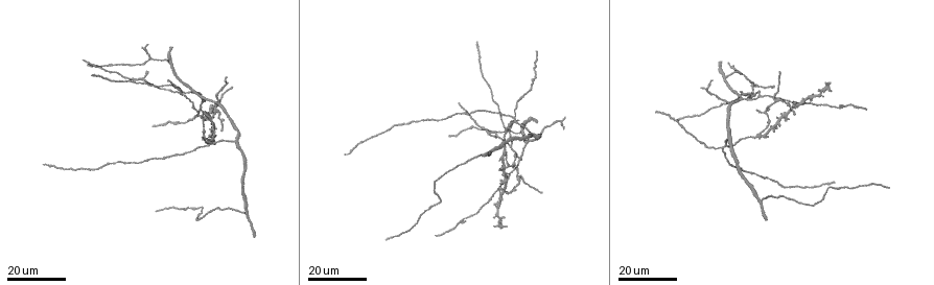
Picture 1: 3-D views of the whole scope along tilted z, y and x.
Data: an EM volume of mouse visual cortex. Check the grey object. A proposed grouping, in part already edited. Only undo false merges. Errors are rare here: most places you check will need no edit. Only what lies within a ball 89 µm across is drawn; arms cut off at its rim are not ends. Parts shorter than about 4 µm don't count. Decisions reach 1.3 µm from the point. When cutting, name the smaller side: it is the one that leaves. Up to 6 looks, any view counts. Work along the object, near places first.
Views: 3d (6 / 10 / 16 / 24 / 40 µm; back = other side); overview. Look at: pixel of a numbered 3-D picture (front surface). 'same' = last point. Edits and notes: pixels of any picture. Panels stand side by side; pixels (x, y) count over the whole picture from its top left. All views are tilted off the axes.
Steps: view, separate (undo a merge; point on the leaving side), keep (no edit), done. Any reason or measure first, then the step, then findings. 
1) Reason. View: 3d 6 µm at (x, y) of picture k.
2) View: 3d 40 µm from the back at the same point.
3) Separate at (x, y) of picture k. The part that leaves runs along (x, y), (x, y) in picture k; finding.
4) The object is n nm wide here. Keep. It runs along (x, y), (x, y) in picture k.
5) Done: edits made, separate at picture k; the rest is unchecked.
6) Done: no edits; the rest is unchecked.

Four-way junction. View: 3d 24 µm at (515, 165) of picture 1.

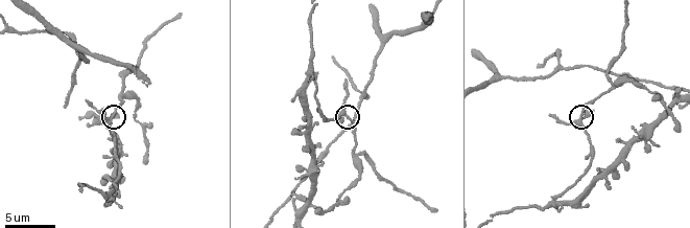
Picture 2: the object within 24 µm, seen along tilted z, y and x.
View: 3d 10 µm at (344, 113) of picture 2.

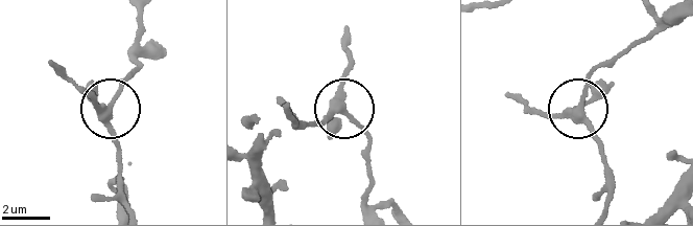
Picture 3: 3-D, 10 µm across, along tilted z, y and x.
4 arms meet here. Keep. It runs along (605, 207), (603, 145), (589, 118), (570, 108), (527, 113) in picture 3; one cell here.

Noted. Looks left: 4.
Four or more arms meet. View: 3d 10 µm at (562, 198) of picture 2.

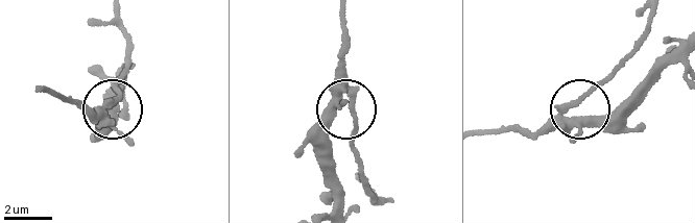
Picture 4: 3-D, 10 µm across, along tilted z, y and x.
The object is 330 nm wide here. Separate at (326, 120) of picture 4. The part that leaves runs along (340, 91), (329, 126), (342, 207) in picture 4; two cells meet here.

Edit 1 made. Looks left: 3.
View: overview.

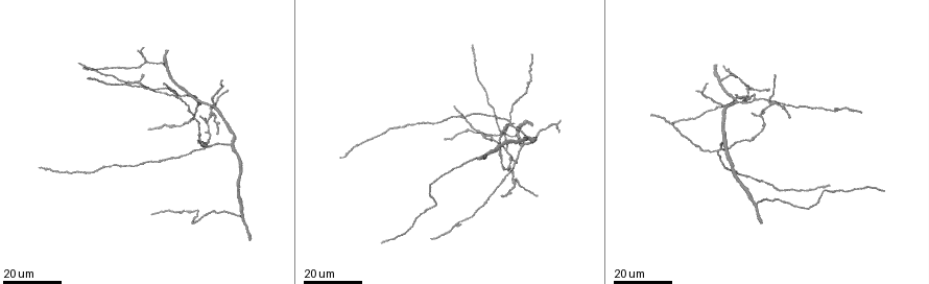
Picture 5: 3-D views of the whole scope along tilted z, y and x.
View: 3d 16 µm at (232, 144) of picture 5.

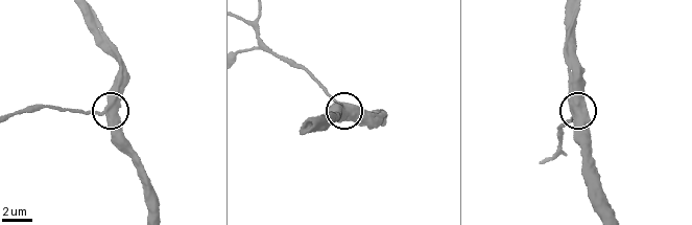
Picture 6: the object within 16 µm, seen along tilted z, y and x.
View: 3d 6 µm at (101, 113) of picture 6.

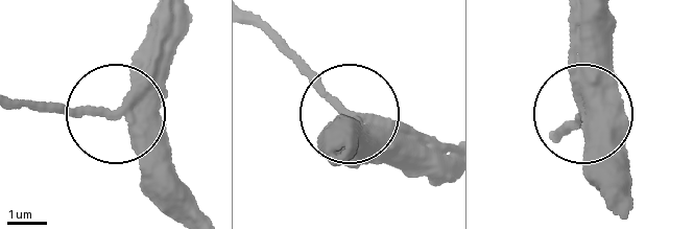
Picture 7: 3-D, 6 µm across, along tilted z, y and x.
The side arm is 87 µm long. Keep. Continuous, no second cell.

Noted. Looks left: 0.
Done: edits made, separate at picture 4; the rest is unchecked.

